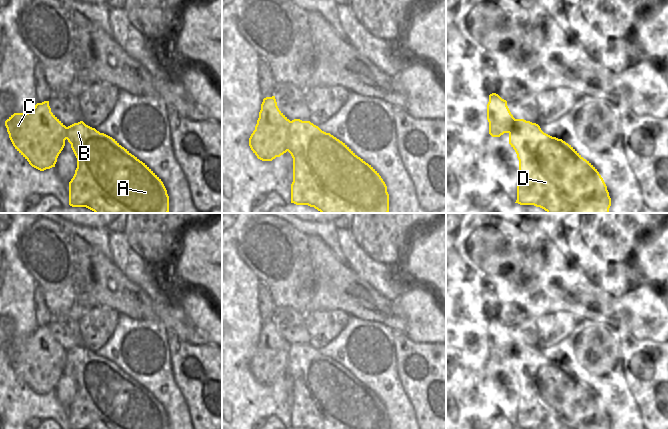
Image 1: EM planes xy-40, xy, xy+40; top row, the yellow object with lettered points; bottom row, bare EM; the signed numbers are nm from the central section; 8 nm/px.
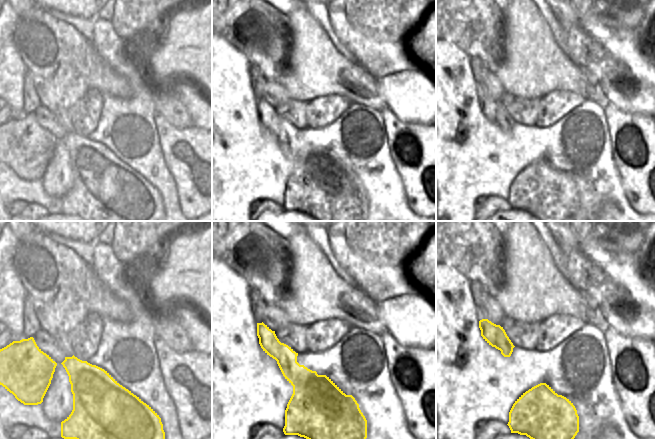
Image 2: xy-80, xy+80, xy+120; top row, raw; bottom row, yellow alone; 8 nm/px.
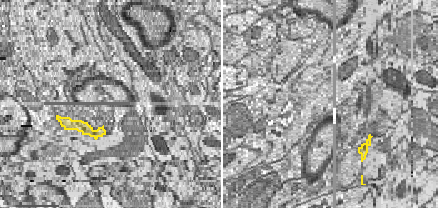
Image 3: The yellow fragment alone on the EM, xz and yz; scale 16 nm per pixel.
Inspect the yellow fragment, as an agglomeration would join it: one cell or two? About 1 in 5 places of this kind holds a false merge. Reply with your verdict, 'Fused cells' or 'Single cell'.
Fused cells

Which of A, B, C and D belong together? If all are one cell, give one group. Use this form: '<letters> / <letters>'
A B D / C

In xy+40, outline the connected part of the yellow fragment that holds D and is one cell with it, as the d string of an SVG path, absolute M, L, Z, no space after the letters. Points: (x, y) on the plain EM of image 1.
M515 343L509 368L519 384L517 424L520 429L611 429L607 410L597 393L571 369L544 357L536 347Z

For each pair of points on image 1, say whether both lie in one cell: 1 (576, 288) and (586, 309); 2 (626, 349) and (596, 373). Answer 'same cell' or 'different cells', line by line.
1: same cell
2: different cells

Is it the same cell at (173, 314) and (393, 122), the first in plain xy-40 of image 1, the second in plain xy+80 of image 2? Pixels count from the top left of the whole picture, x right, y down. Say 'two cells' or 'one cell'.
two cells

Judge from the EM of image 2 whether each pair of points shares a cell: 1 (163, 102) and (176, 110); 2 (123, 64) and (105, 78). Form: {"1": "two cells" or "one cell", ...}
{"1": "one cell", "2": "two cells"}

